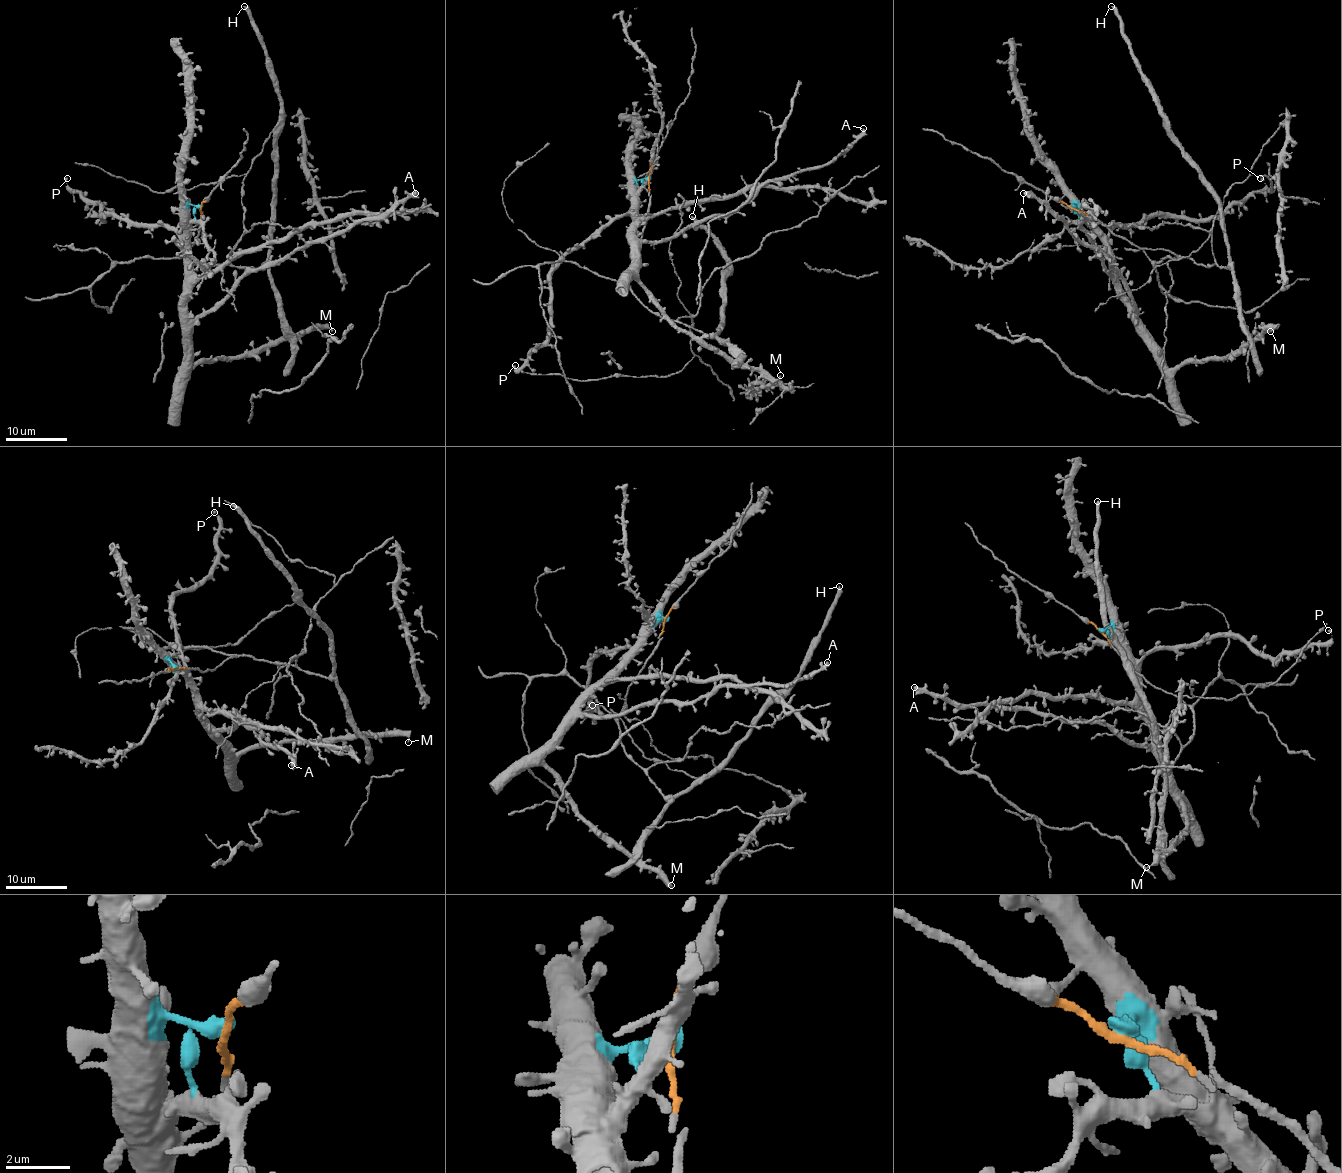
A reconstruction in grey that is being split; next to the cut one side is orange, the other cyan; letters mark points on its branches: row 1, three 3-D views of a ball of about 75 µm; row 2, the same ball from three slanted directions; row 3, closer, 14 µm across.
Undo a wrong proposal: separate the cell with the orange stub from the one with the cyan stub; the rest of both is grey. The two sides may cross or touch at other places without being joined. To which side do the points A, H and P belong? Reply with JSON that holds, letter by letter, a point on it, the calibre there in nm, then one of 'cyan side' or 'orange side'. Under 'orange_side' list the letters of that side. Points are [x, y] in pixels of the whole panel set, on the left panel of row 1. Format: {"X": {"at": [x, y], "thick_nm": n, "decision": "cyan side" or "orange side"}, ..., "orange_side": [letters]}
{"A": {"at": [415, 193], "thick_nm": 480, "decision": "cyan side"}, "H": {"at": [244, 6], "thick_nm": 400, "decision": "orange side"}, "P": {"at": [67, 178], "thick_nm": 240, "decision": "cyan side"}, "orange_side": ["H"]}

